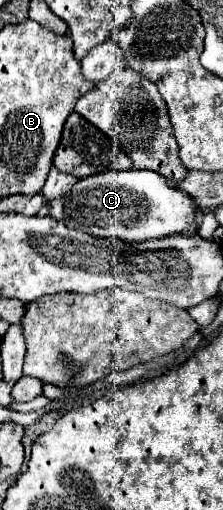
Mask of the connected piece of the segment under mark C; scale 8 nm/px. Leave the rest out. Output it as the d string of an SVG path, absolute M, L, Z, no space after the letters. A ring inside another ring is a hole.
M125 169L125 171L105 171L85 179L79 179L73 191L57 201L49 203L49 215L59 219L71 229L89 233L93 237L113 237L125 243L143 243L149 239L165 239L171 235L183 235L191 229L189 235L197 233L197 209L189 195L183 195L173 183L165 181L159 173L147 169Z

